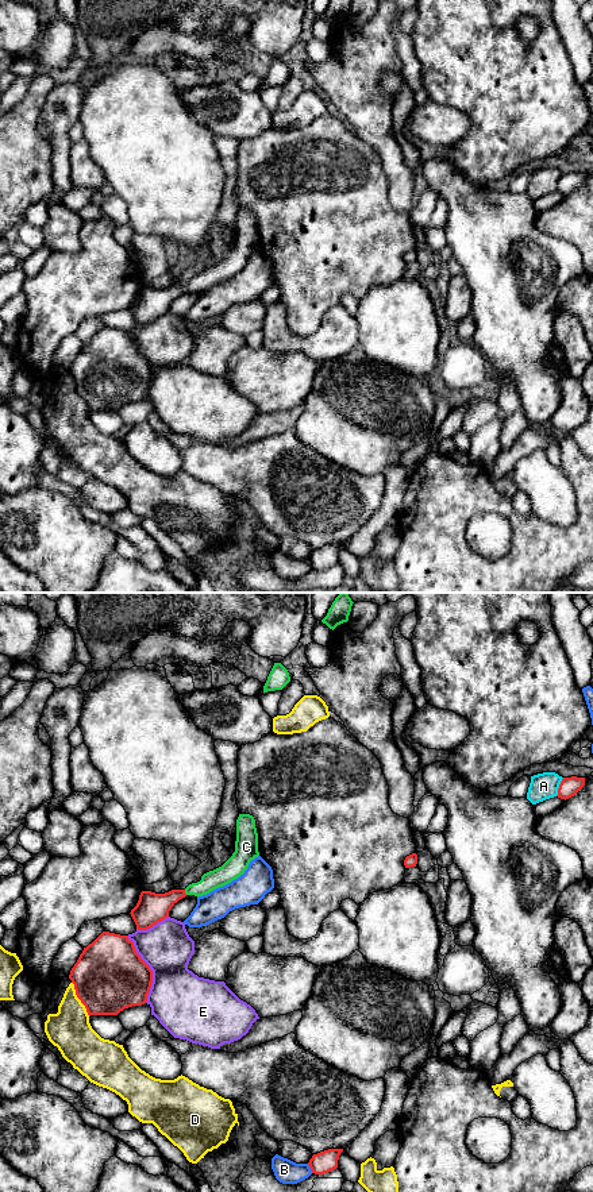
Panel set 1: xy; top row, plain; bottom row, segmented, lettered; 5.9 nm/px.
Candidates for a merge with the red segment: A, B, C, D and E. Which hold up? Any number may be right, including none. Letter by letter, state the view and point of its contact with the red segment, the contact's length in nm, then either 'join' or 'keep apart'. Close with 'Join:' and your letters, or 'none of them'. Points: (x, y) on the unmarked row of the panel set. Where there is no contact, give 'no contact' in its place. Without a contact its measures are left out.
A: xy (559, 182) | 120 nm | keep apart
B: xy (310, 562) | 70 nm | keep apart
C: xy (184, 288) | 40 nm | join
D: xy (79, 393) | 240 nm | keep apart
E: xy (150, 365) | 420 nm | keep apart
Join: C

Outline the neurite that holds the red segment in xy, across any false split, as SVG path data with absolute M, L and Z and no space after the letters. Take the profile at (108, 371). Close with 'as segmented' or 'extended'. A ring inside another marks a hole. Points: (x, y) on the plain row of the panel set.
M103 327L92 339L84 343L69 374L76 390L85 401L88 410L118 410L124 404L142 401L153 378L153 366L136 348L128 331Z | as segmented

